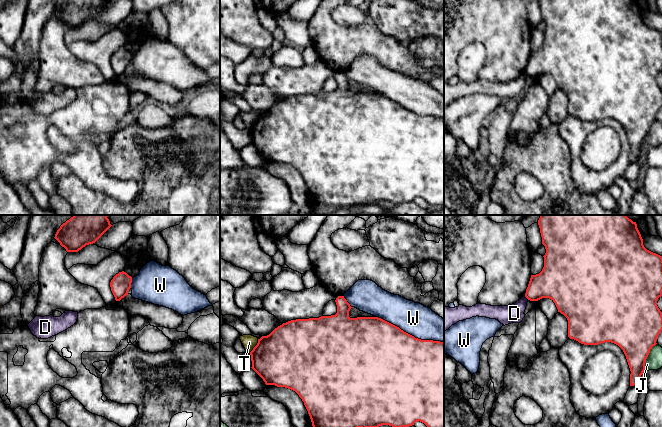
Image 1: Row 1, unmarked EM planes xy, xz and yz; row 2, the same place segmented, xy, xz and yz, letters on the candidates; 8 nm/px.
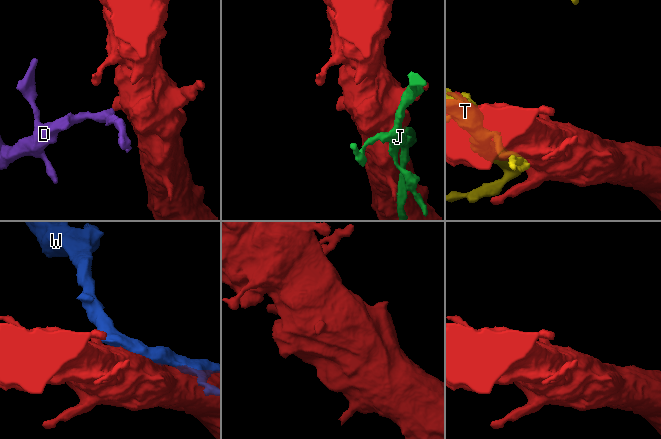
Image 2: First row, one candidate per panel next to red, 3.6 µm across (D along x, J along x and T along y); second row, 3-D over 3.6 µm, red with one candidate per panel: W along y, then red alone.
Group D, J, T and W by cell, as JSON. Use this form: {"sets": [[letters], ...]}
{"sets": [["D"], ["J"], ["T"], ["W"]]}

